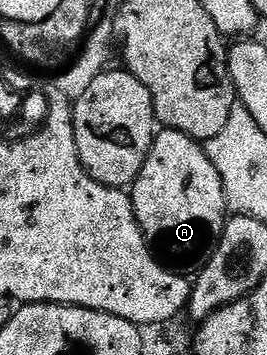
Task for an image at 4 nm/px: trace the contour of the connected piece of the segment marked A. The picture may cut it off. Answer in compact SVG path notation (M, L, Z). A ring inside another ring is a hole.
M159 130L144 161L144 169L140 169L129 196L134 203L138 228L158 262L183 277L198 275L217 249L228 218L224 185L220 181L220 173L216 173L216 165L212 165L209 150L199 140L184 133Z

